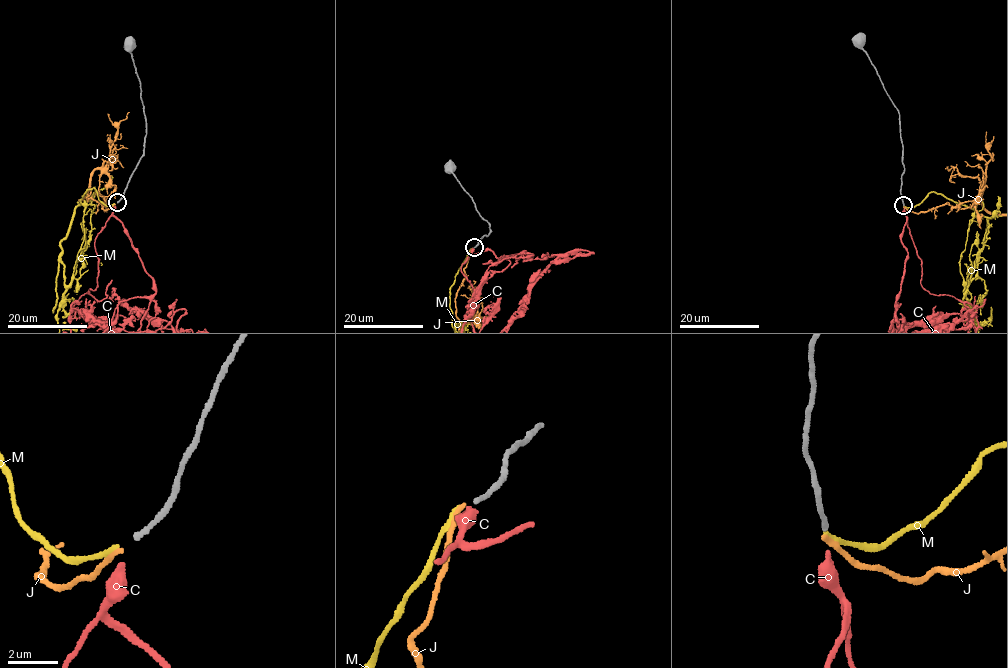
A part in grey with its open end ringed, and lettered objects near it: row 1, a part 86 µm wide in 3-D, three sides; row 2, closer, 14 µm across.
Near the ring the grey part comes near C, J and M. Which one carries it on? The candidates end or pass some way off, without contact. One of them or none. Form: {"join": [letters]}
{"join": ["J"]}

